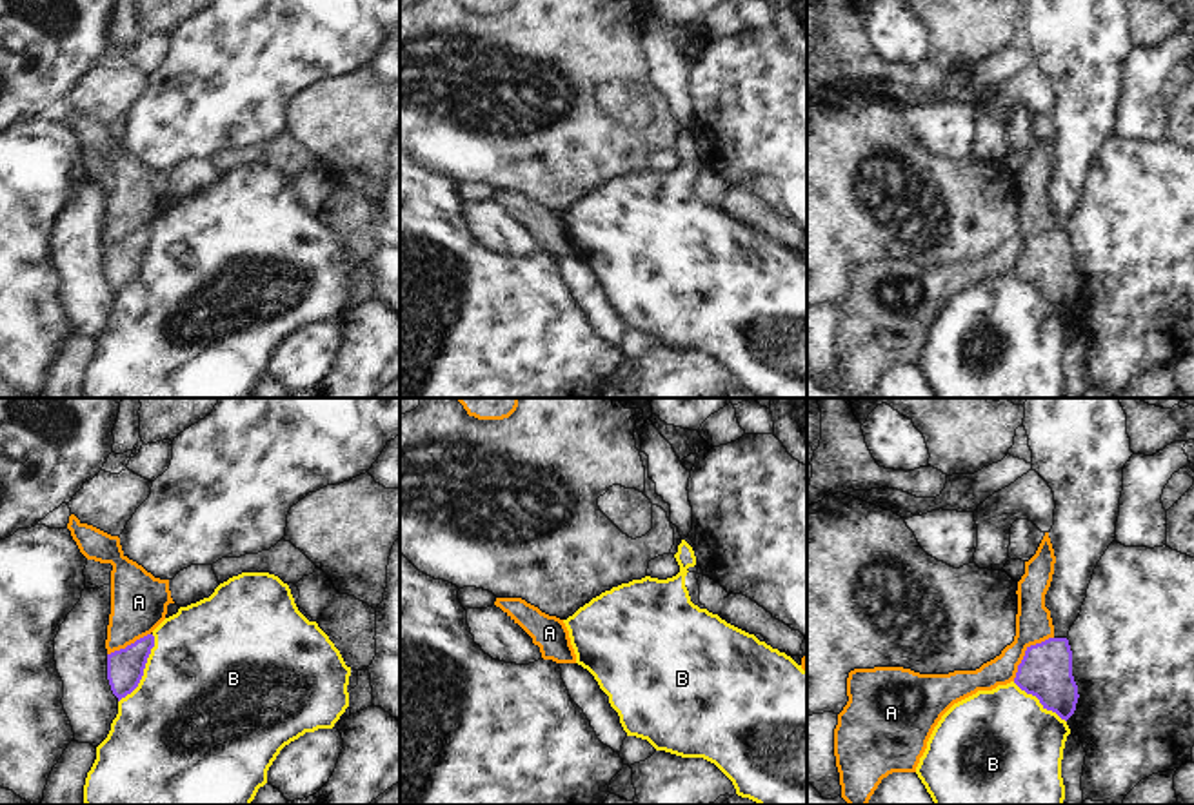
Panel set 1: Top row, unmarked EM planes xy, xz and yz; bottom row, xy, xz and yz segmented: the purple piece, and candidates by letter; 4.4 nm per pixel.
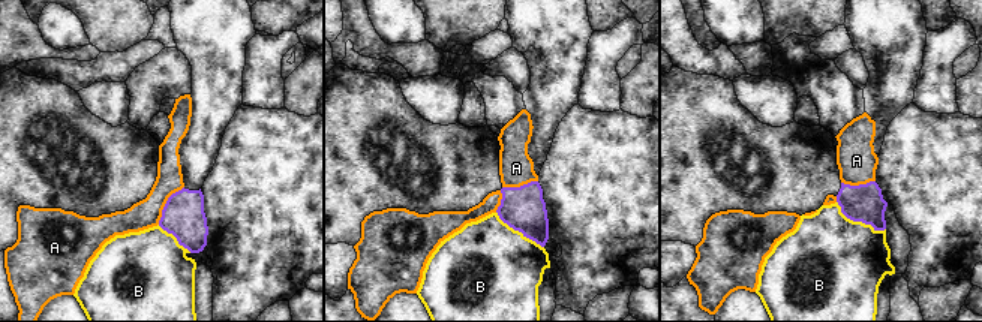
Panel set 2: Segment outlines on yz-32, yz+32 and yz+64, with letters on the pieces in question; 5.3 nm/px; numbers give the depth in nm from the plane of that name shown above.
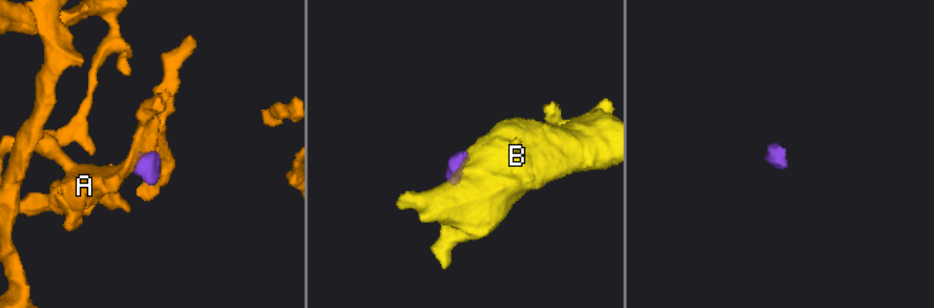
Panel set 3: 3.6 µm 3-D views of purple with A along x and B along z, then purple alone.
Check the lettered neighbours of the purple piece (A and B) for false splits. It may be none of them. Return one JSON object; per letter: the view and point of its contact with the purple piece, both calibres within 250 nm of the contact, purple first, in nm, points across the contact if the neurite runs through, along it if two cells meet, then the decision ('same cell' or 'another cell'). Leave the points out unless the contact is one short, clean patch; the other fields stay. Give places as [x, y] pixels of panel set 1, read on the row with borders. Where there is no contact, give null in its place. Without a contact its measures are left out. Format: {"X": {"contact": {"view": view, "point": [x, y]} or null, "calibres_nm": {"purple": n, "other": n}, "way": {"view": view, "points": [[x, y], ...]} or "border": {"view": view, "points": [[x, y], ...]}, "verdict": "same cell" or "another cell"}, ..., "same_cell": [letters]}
{"A": {"contact": {"view": "yz", "point": [1025, 653]}, "calibres_nm": {"purple": 240, "other": 160}, "border": {"view": "yz", "points": [[1053, 636], [1033, 644], [1025, 651], [1013, 680]]}, "verdict": "another cell"}, "B": {"contact": {"view": "xy", "point": [144, 667]}, "calibres_nm": {"purple": 160, "other": 500}, "border": {"view": "xy", "points": [[153, 635], [153, 645], [140, 682], [119, 702]]}, "verdict": "another cell"}, "same_cell": []}

